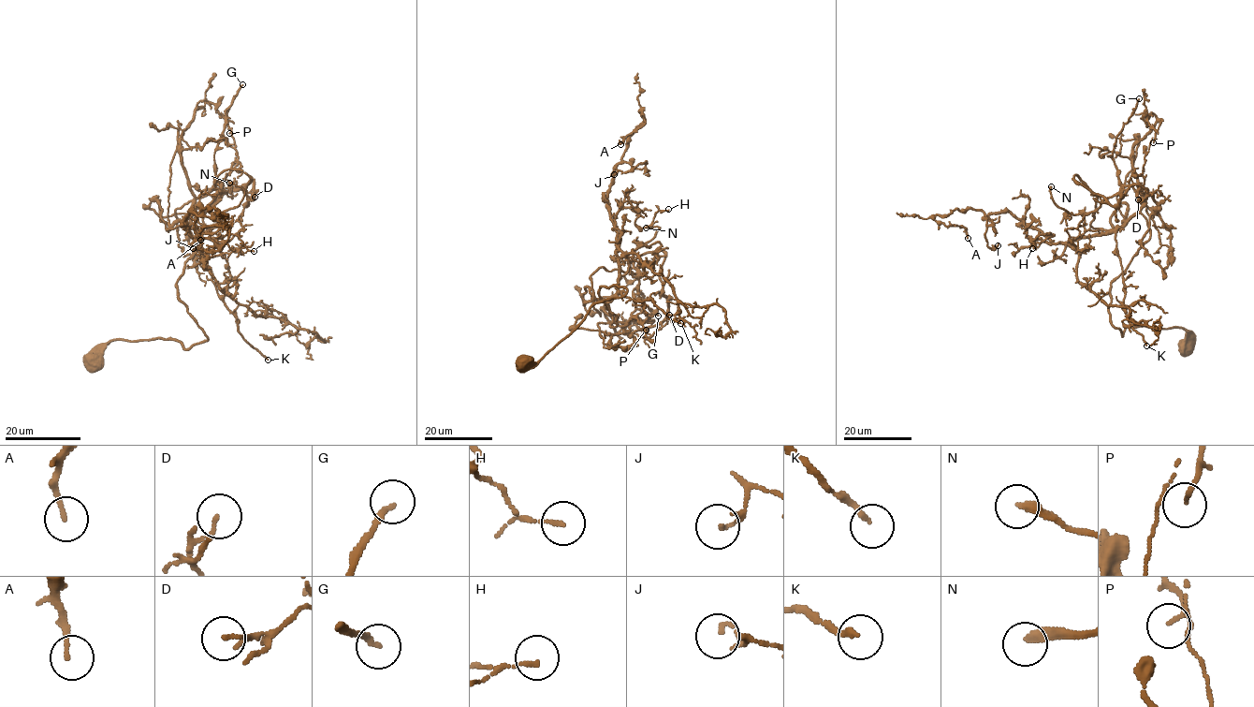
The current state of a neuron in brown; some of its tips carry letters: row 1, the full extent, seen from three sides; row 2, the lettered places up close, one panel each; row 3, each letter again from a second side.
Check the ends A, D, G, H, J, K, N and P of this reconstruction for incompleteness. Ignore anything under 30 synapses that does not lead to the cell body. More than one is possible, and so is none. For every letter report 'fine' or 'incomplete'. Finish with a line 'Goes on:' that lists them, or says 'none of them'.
A: fine
D: fine
G: fine
H: fine
J: fine
K: incomplete
N: fine
P: fine
Goes on: K

